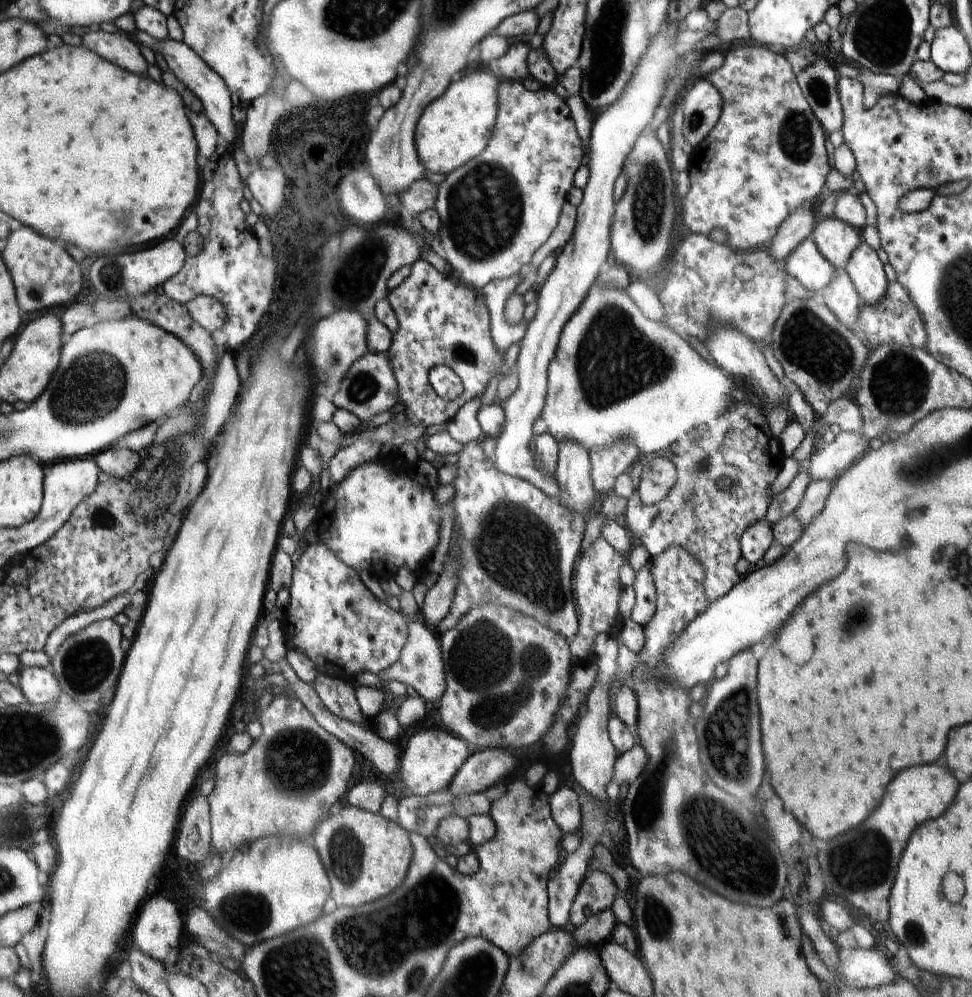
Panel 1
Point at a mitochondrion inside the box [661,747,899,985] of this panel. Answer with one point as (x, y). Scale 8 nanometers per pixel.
(727, 845)

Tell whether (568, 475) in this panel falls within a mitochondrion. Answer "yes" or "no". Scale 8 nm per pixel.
no

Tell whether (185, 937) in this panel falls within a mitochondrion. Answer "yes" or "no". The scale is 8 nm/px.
no

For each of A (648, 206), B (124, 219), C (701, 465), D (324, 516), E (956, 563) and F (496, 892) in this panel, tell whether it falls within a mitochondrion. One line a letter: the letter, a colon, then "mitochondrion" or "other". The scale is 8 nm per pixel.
A: mitochondrion
B: mitochondrion
C: mitochondrion
D: other
E: other
F: other

